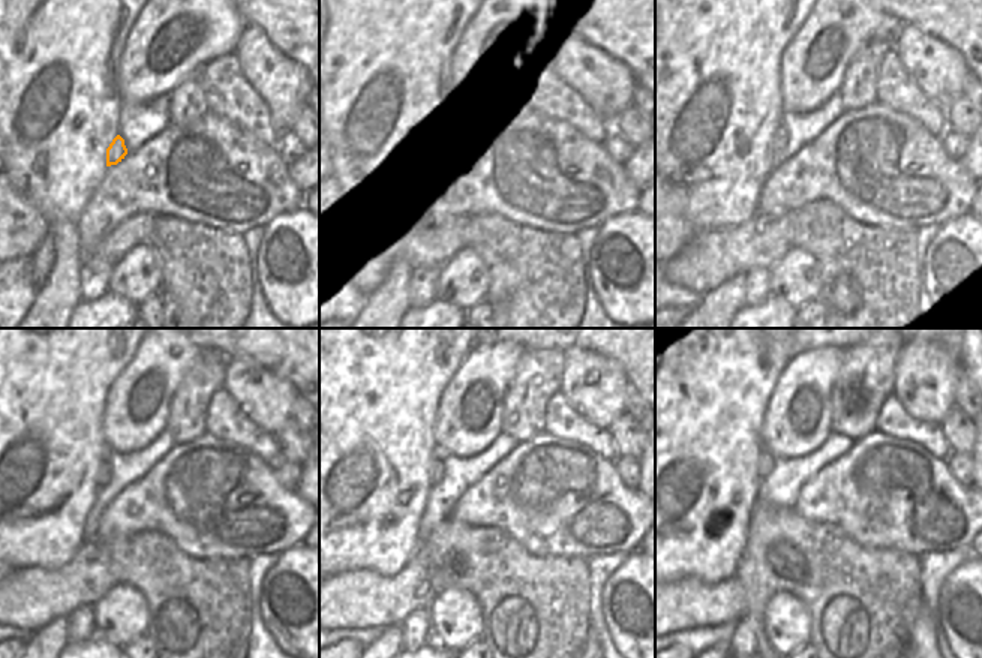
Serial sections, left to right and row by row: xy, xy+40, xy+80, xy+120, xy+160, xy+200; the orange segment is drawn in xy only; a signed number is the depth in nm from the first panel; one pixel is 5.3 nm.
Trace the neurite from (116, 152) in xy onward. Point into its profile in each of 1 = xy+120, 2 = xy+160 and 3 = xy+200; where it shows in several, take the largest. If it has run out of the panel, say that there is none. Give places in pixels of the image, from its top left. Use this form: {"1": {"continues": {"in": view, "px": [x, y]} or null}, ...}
{"1": {"continues": {"in": "xy+120", "px": [104, 471]}}, "2": {"continues": {"in": "xy+160", "px": [437, 471]}}, "3": {"continues": {"in": "xy+200", "px": [765, 463]}}}

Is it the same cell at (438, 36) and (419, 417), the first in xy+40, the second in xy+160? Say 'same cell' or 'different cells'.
same cell

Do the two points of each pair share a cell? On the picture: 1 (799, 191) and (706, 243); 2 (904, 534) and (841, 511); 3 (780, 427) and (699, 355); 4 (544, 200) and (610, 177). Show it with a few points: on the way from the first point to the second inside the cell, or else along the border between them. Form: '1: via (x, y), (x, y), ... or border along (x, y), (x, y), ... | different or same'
1: border along (756, 210), (762, 215), (786, 216) | different
2: via (889, 523), (868, 522), (856, 511) | same
3: border along (778, 381), (763, 418), (762, 448) | different
4: via (561, 186), (594, 186) | same

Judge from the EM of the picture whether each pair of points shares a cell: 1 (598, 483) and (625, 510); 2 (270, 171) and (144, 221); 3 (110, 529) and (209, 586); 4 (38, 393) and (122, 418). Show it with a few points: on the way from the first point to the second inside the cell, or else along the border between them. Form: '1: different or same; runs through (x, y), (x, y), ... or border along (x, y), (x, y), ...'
1: same; runs through (604, 489), (619, 504)
2: different; border along (155, 215), (138, 213), (119, 224)
3: different; border along (156, 531), (117, 535), (110, 543)
4: different; border along (116, 379), (110, 385), (104, 406), (107, 447)

